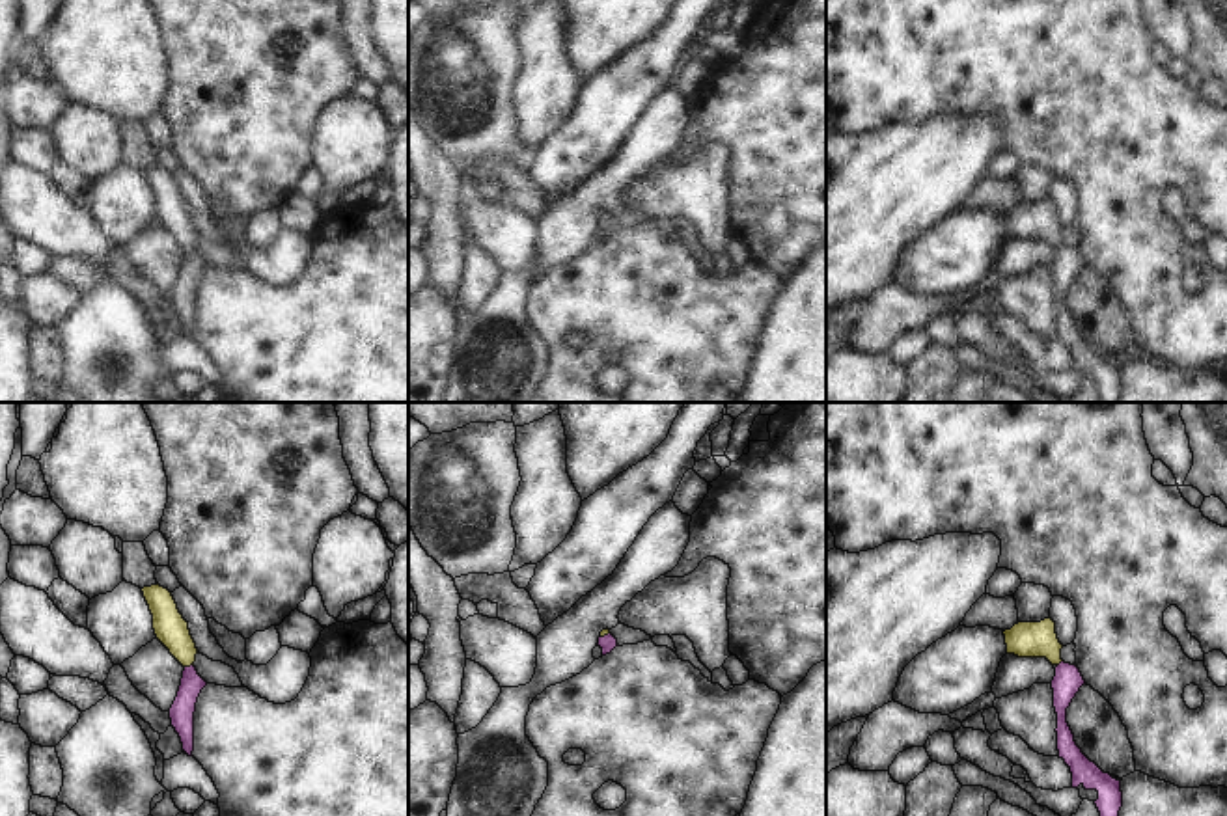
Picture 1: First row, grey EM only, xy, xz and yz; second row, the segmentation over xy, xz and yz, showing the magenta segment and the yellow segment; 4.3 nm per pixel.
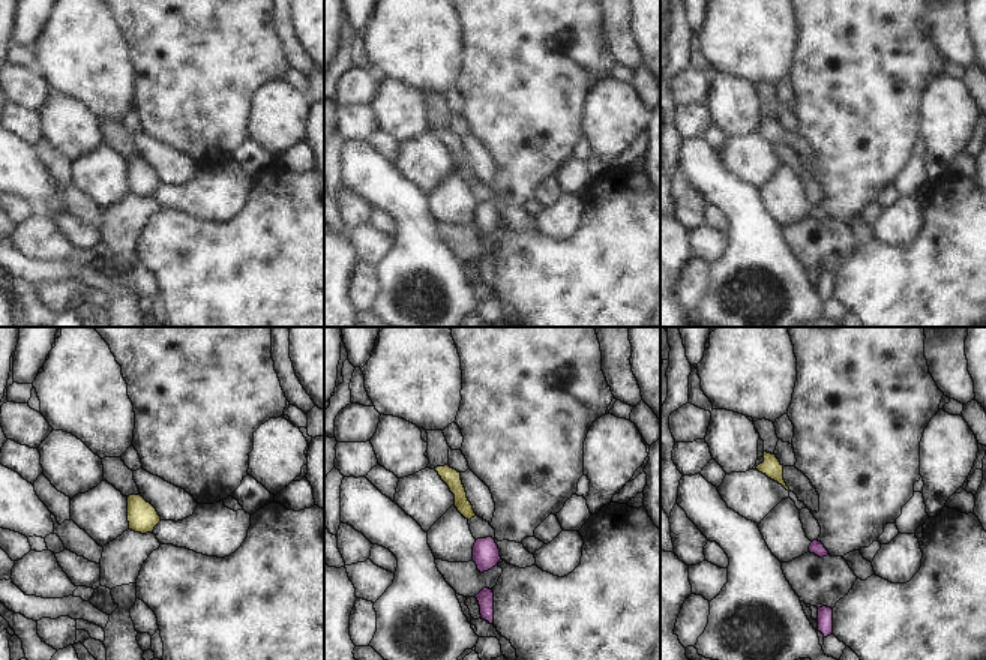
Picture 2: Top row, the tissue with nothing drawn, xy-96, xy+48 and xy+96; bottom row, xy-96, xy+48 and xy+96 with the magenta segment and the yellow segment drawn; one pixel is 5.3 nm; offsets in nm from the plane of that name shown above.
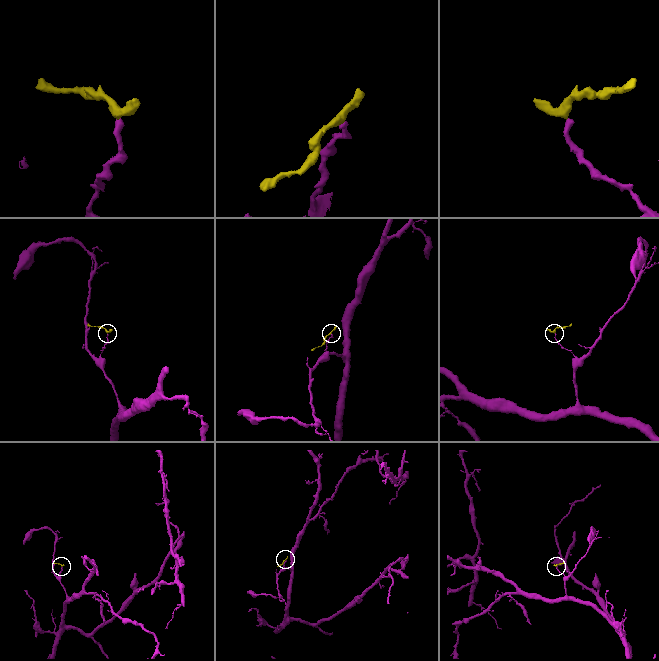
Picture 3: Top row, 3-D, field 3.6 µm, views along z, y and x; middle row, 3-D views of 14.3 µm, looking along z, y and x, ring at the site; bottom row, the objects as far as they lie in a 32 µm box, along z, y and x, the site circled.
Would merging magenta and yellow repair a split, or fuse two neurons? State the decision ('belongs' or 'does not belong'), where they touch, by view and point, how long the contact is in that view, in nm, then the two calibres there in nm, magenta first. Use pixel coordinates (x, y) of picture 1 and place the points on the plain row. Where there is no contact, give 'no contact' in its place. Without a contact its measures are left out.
belongs; meets magenta in xy at (191, 248); contact 40 nm long; 110 nm thick on the magenta side, 140 nm on the other

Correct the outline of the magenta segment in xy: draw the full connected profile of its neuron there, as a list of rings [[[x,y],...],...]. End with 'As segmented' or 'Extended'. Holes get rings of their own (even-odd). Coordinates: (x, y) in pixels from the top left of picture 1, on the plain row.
[[[159,166],[144,170],[142,175],[153,197],[157,222],[185,250],[177,279],[170,291],[170,302],[181,320],[183,333],[192,339],[196,285],[207,268],[194,250],[198,231],[172,175]]]. Extended.

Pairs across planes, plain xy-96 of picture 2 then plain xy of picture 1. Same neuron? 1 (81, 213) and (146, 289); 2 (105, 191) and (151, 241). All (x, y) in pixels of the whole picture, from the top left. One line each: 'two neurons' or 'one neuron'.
1: one neuron
2: two neurons

